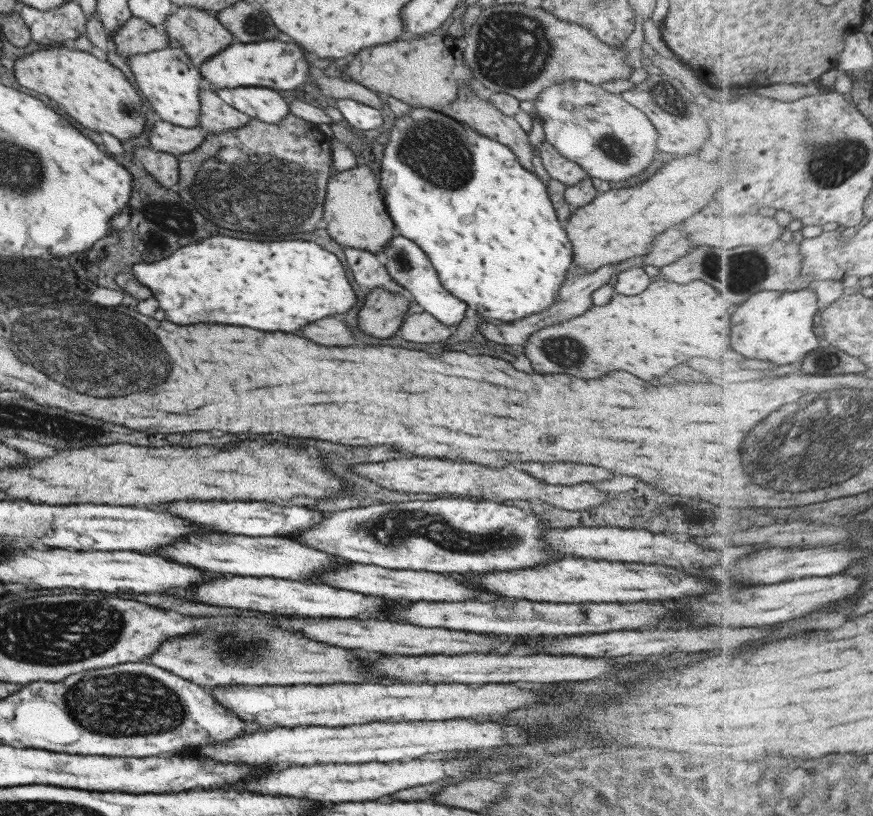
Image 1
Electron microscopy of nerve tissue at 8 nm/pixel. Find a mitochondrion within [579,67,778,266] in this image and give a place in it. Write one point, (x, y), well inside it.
(608, 144)

